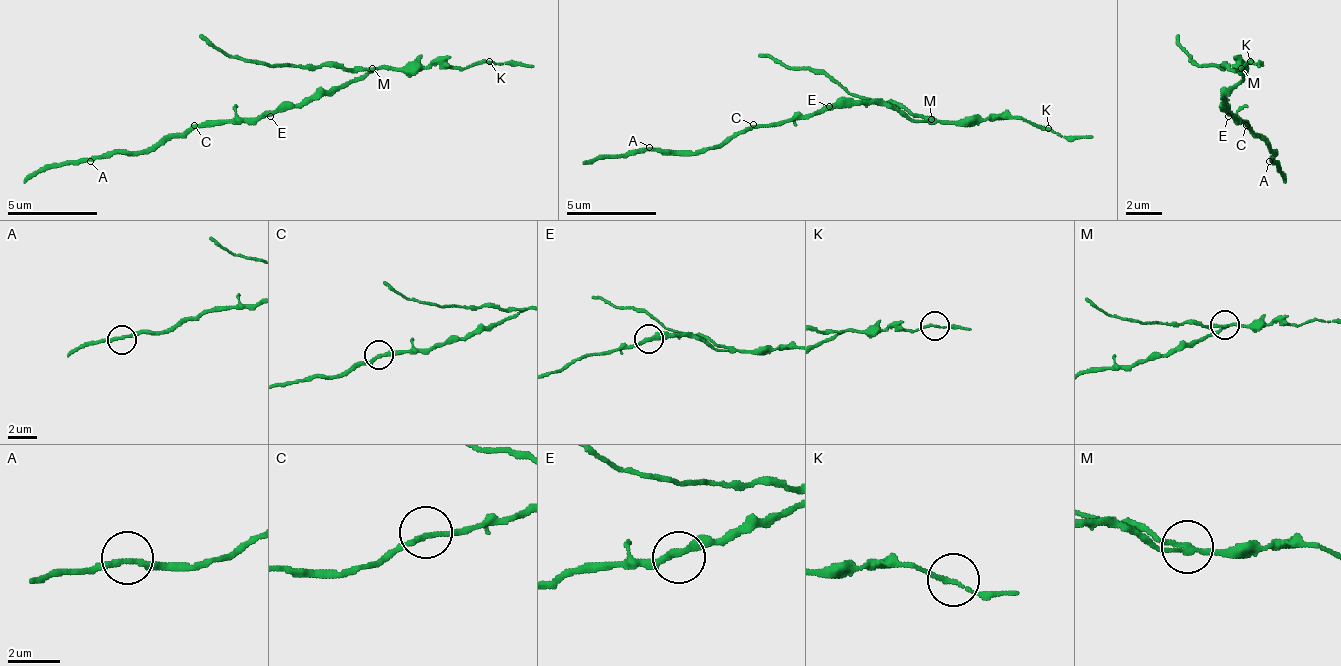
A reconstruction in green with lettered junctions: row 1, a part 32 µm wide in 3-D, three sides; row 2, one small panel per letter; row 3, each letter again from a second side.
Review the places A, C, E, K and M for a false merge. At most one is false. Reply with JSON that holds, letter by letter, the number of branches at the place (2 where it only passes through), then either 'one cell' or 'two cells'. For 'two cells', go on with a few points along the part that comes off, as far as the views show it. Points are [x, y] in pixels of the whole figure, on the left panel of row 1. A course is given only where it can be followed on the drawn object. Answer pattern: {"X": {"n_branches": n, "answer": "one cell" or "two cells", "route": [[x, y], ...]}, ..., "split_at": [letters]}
{"A": {"n_branches": 2, "answer": "one cell"}, "C": {"n_branches": 2, "answer": "one cell"}, "E": {"n_branches": 2, "answer": "one cell"}, "K": {"n_branches": 2, "answer": "one cell"}, "M": {"n_branches": 3, "answer": "two cells", "route": [[373, 67], [270, 67], [230, 58], [198, 36]]}, "split_at": ["M"]}

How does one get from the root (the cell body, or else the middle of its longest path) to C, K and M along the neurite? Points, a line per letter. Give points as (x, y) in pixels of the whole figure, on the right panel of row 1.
C: (1233, 112), (1246, 125)
K: (1233, 112), (1224, 98), (1242, 80), (1242, 67), (1237, 67), (1251, 62)
M: (1233, 112), (1224, 98), (1242, 80), (1242, 67)

